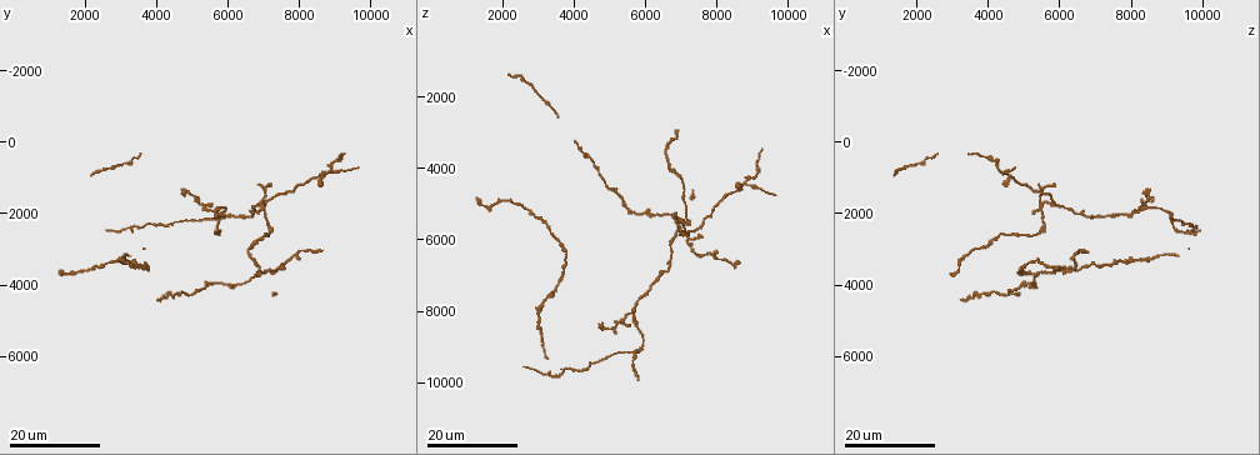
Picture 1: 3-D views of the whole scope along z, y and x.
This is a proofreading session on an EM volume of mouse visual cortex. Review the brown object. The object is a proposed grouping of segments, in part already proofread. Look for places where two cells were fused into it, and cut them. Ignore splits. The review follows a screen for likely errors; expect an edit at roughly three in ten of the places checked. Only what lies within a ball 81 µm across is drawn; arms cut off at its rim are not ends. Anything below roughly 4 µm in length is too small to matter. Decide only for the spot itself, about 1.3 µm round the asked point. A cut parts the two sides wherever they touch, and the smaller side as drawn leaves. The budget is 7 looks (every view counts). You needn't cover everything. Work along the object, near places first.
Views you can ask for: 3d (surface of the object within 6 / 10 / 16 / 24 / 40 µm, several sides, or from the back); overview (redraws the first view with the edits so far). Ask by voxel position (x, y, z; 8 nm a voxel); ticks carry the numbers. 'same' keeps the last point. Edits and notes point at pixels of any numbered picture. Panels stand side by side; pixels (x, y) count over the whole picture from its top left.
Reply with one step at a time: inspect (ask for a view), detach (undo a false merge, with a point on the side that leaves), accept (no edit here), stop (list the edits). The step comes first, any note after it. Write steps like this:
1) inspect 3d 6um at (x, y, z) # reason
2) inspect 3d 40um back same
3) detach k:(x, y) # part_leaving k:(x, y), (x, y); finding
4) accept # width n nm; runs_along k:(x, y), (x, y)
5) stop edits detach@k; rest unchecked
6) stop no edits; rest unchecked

inspect 3d 16um at (8900, 900, 4500) # four arms meet

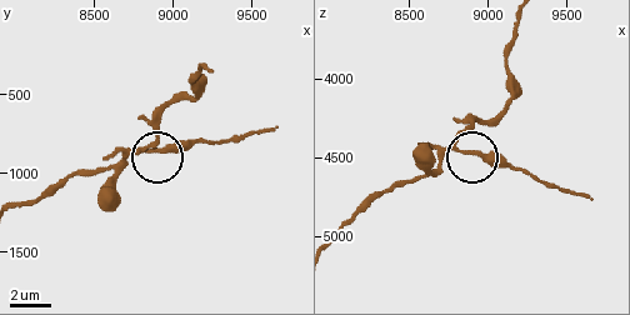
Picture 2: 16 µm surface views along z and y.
inspect 3d 10um at (8800, 860, 4440)

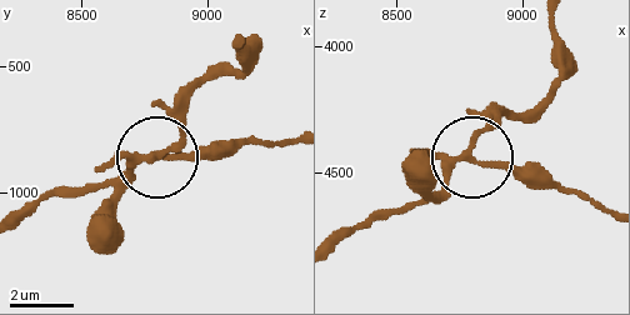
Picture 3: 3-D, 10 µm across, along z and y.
detach 3:(191, 155) # width 190 nm; part_leaving 3:(148, 158), (218, 158), (259, 141), (290, 141); a second cell is stuck on

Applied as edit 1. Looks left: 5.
inspect 3d 16um at (5600, 1900, 8100) # arms part here

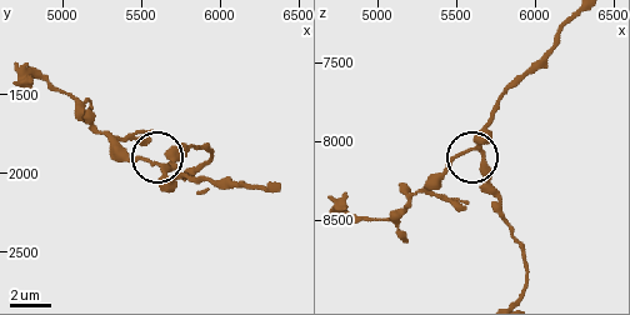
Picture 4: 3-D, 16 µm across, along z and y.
inspect 3d 6um at (5640, 1960, 8040)

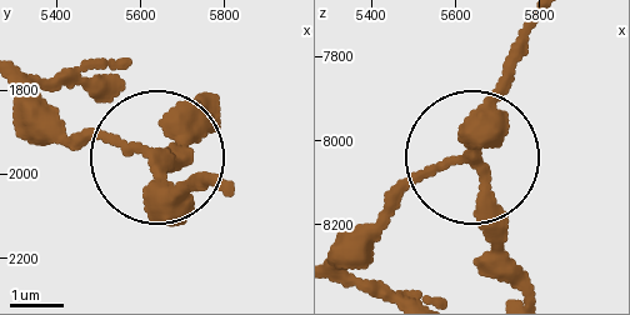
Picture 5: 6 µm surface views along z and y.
accept # side_arm 11 um; continuous, no second cell

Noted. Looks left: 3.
inspect 3d 16um at (5200, 1700, 8400) # three-way junction

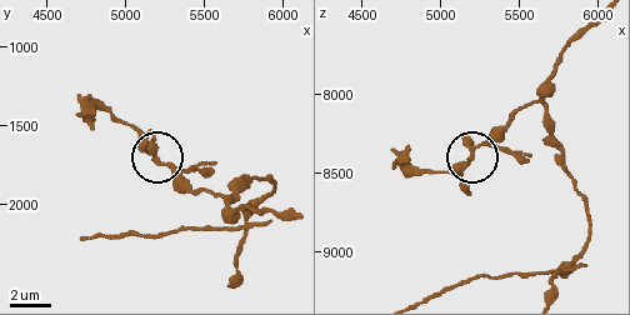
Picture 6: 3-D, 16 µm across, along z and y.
inspect 3d 6um at (5220, 1720, 8360) # zoom in

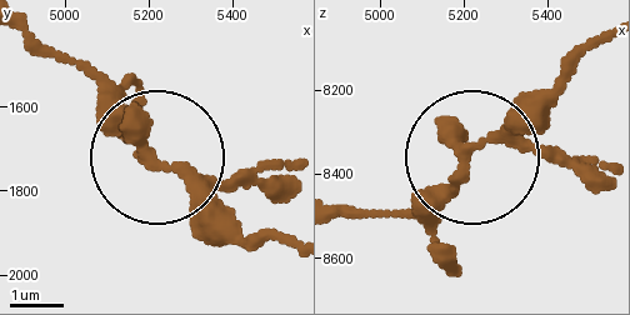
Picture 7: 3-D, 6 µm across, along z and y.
detach 7:(133, 121) # part_leaving 7:(185, 173), (29, 38); a second cell is stuck on

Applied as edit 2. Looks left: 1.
stop edits detach@3, detach@7; rest unchecked

